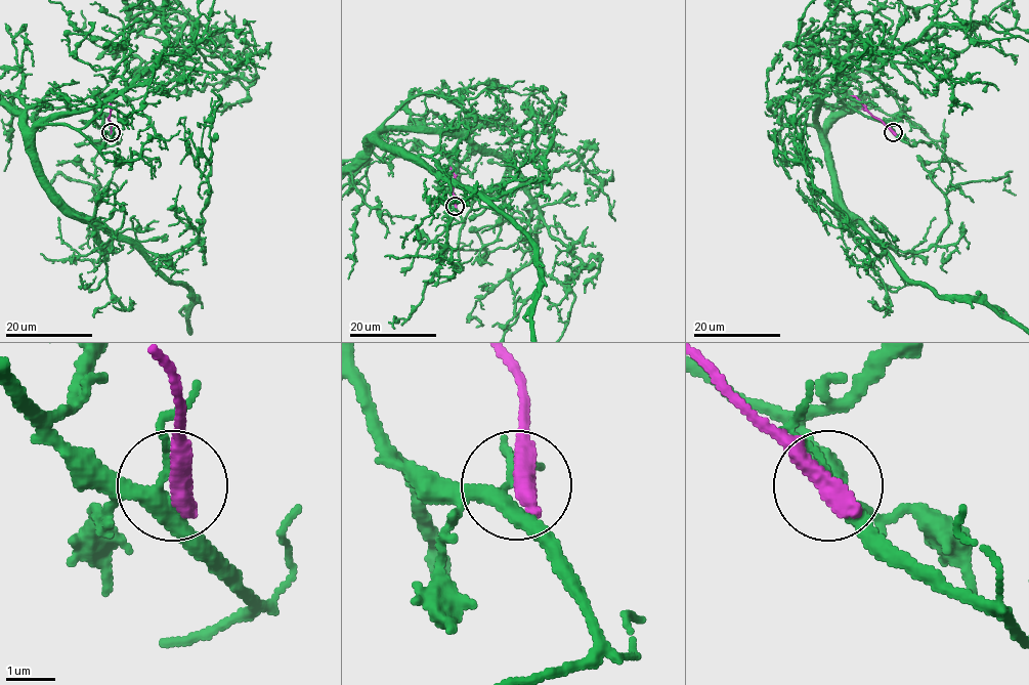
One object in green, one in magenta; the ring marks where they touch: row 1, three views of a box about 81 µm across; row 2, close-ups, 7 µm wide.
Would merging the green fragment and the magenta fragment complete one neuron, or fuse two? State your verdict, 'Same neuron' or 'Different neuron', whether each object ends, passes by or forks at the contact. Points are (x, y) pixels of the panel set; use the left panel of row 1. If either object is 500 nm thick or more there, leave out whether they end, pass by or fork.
Different neuron. At the ring green forks. At the ring magenta ends

